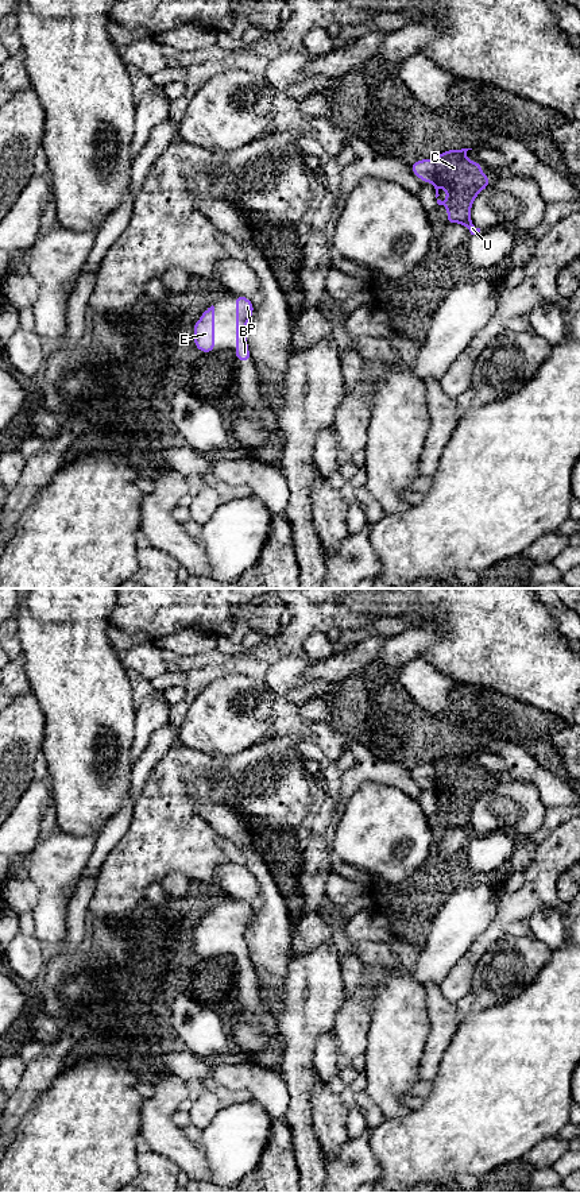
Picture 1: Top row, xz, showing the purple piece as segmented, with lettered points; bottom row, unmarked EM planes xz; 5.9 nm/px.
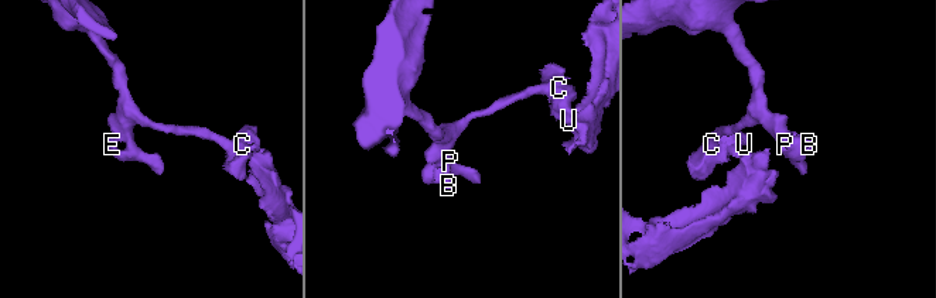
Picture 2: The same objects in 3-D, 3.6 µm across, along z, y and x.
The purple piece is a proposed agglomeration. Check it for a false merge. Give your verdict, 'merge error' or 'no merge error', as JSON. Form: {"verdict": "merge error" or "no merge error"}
{"verdict": "merge error"}

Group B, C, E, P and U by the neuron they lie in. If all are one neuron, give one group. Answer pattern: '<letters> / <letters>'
B E P / C U

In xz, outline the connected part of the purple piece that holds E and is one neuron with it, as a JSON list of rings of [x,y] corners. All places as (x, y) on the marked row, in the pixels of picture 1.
[[[214,306],[205,309],[193,327],[194,345],[197,350],[209,354],[214,351]]]

